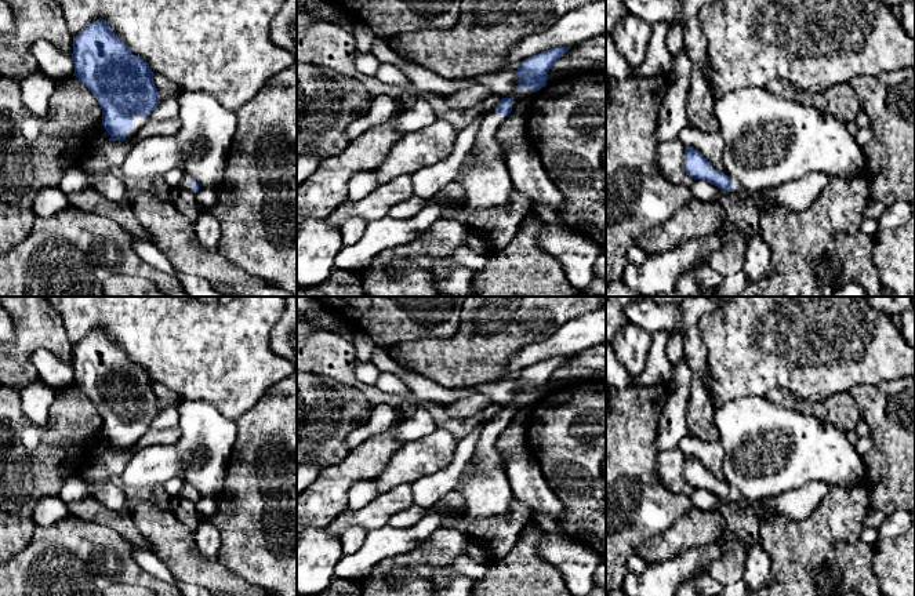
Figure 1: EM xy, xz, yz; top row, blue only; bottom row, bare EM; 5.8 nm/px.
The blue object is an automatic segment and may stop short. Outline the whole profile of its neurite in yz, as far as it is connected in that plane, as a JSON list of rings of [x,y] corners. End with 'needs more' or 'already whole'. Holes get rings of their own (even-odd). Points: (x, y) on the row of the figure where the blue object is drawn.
[[[686,148],[685,150],[685,170],[686,175],[693,177],[694,179],[707,181],[727,192],[738,193],[742,190],[738,182],[734,182],[730,177],[715,170],[711,163],[693,148]]] | needs more

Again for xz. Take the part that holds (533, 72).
[[[571,47],[551,48],[522,61],[519,68],[515,70],[519,74],[518,88],[524,87],[537,92],[545,87],[551,66],[570,48]]] | already whole

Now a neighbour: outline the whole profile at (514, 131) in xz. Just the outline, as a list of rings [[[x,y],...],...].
[[[530,99],[520,101],[495,131],[495,143],[505,160],[509,150],[529,142],[529,108]]]

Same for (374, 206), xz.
[[[402,174],[385,183],[380,183],[360,200],[348,199],[342,201],[328,215],[327,222],[334,228],[341,228],[351,218],[359,218],[370,224],[384,218],[391,207],[410,200],[414,195],[411,175]]]

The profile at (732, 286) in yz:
[[[742,270],[723,277],[722,283],[716,287],[716,297],[738,297],[747,284],[747,277]]]

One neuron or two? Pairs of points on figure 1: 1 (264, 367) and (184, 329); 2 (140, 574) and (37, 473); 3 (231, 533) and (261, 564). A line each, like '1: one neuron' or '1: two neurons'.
1: one neuron
2: two neurons
3: one neuron

